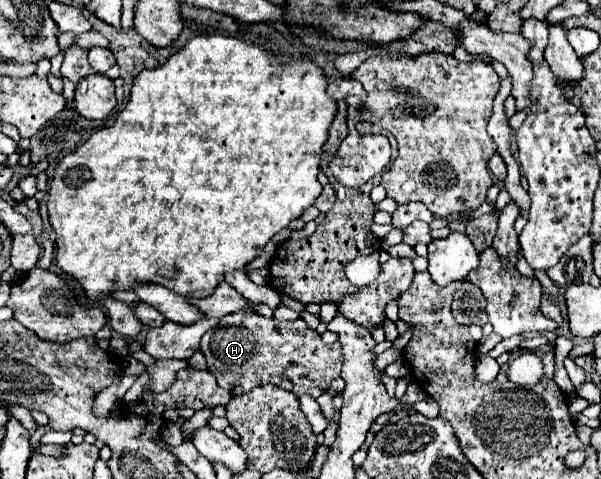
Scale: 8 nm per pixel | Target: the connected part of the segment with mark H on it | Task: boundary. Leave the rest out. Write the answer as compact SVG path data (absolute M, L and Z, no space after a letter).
M238 310L224 316L216 328L202 336L200 350L204 352L208 370L216 376L218 384L234 396L270 382L296 396L310 394L312 398L318 398L326 392L330 382L340 376L344 364L342 344L324 344L322 336L306 326L304 318L282 322L274 316L266 318L252 310Z

